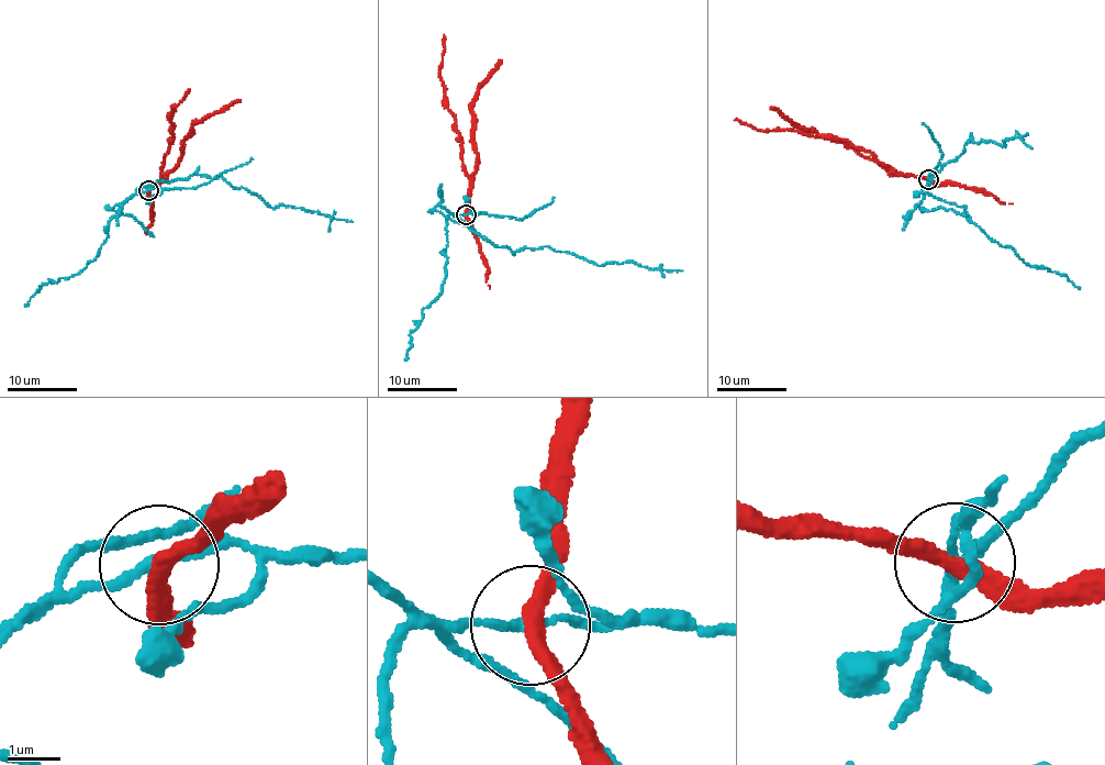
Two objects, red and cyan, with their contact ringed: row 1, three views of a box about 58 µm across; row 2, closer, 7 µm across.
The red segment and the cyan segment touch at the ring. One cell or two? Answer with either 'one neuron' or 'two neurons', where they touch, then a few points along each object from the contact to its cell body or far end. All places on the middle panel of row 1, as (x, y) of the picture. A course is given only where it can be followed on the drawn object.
two neurons; place (466, 214); course red (465, 213), (469, 176), (462, 165), (460, 136), (441, 78), (444, 34); course cyan (465, 213), (454, 214), (477, 233), (511, 251), (547, 246), (582, 256), (599, 265), (616, 262), (682, 270)

